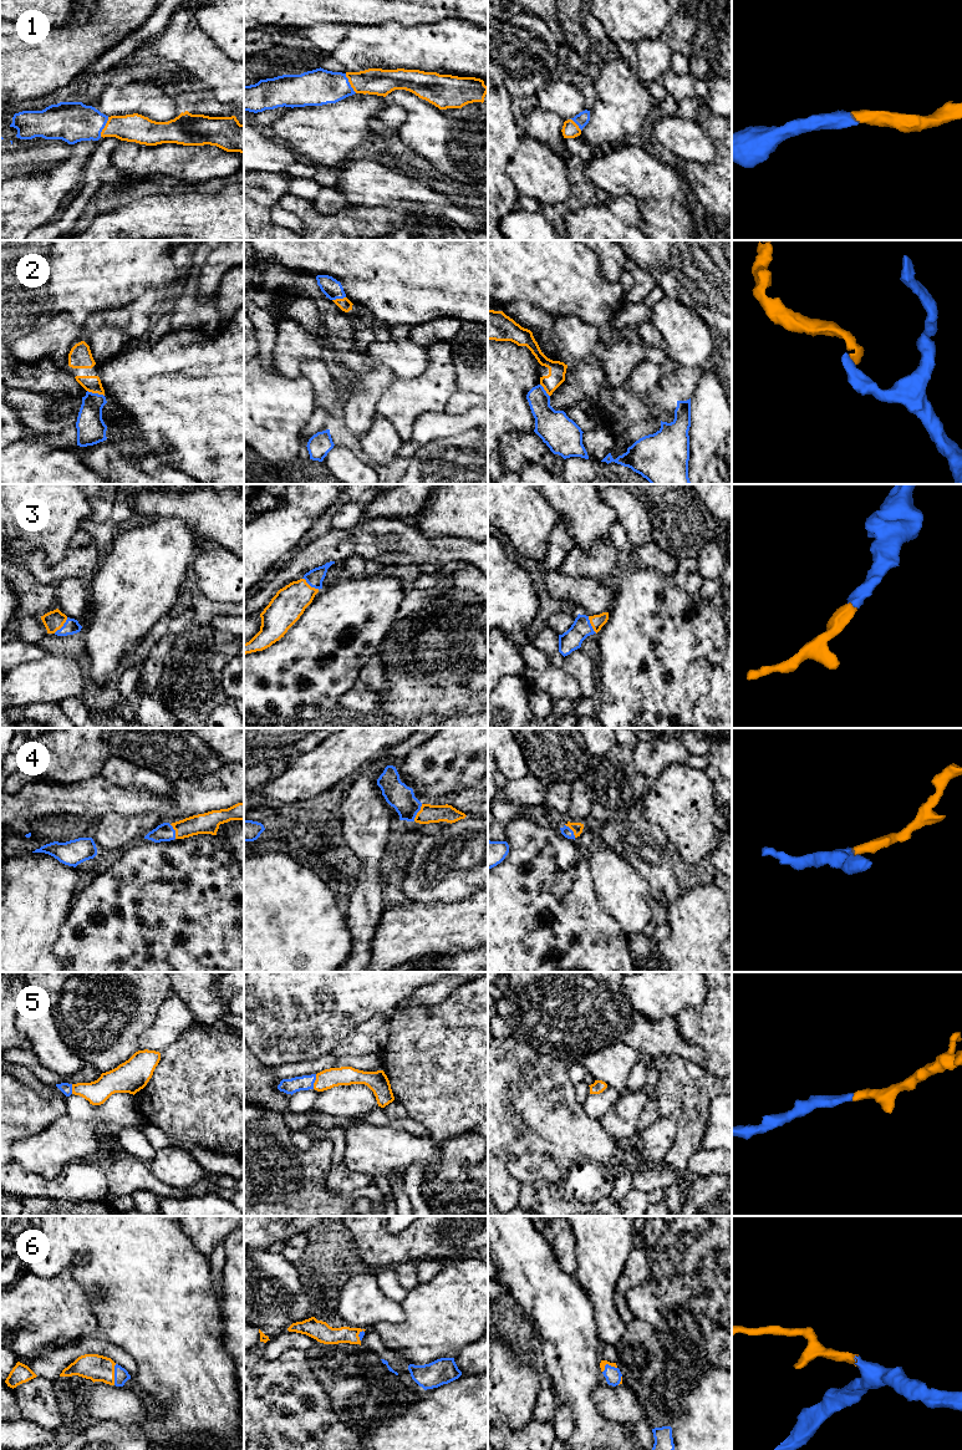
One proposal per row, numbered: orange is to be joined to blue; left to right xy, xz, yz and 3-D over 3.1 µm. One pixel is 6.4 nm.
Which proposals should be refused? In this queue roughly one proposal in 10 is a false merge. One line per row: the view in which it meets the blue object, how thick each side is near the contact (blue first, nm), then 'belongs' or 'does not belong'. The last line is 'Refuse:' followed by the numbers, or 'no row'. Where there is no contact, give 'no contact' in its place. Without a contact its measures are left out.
1: meets blue in xy; 260 nm thick on the blue side, 180 nm on the other; belongs
2: meets blue in xy; 190 nm thick on the blue side, 110 nm on the other; belongs
3: meets blue in xz; 110 nm thick on the blue side, 220 nm on the other; belongs
4: meets blue in xz; 170 nm thick on the blue side, 120 nm on the other; belongs
5: meets blue in xz; 100 nm thick on the blue side, 130 nm on the other; belongs
6: meets blue in xy; 100 nm thick on the blue side, 170 nm on the other; belongs
Refuse: no row

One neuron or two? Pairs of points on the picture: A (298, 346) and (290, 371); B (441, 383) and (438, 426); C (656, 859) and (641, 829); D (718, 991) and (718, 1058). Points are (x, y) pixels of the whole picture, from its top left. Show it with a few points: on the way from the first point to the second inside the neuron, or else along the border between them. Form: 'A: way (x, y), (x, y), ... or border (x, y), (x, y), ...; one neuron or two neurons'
A: way (291, 352), (290, 365); one neuron
B: border (443, 411), (423, 412), (413, 425); two neurons
C: way (650, 851), (641, 841), (641, 837); one neuron
D: way (718, 1007), (718, 1042); one neuron

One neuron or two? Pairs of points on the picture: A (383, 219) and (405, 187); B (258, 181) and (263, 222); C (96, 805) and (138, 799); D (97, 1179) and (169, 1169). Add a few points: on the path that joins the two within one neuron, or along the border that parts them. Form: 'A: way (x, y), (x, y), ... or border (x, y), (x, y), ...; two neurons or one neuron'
A: border (423, 203), (397, 201), (383, 205), (366, 207); two neurons
B: way (258, 191), (258, 212); one neuron
C: way (106, 799), (128, 799); one neuron
D: border (148, 1164), (149, 1169), (163, 1183), (177, 1188); two neurons

